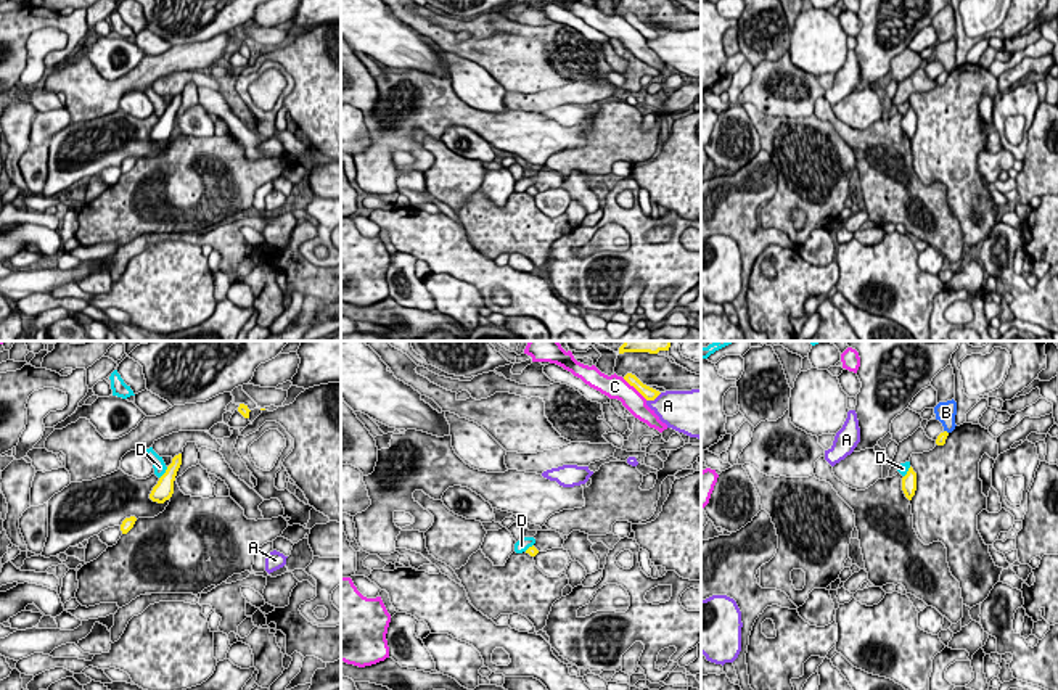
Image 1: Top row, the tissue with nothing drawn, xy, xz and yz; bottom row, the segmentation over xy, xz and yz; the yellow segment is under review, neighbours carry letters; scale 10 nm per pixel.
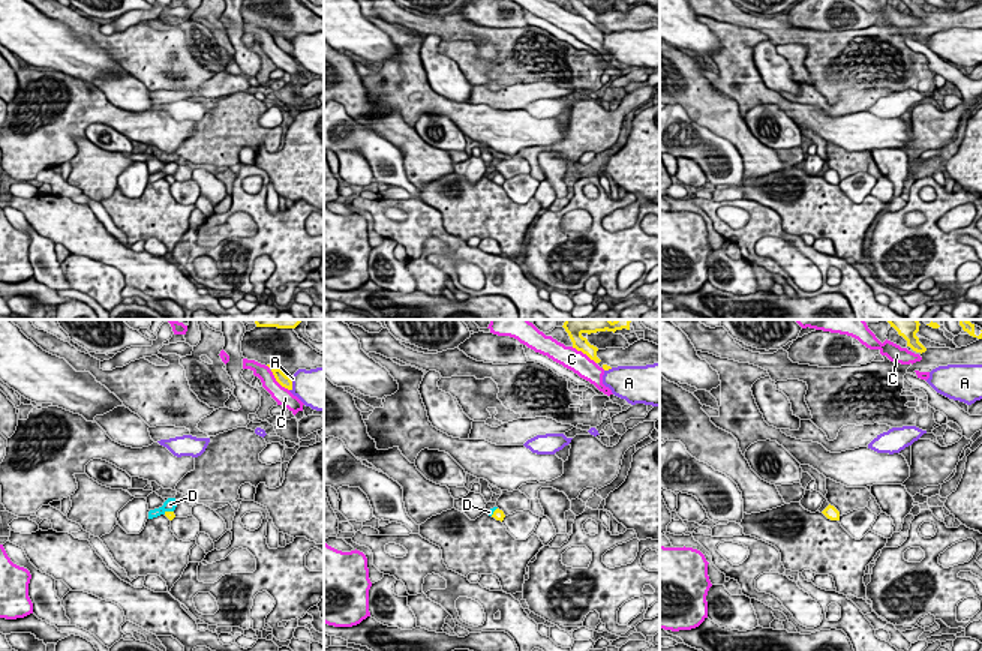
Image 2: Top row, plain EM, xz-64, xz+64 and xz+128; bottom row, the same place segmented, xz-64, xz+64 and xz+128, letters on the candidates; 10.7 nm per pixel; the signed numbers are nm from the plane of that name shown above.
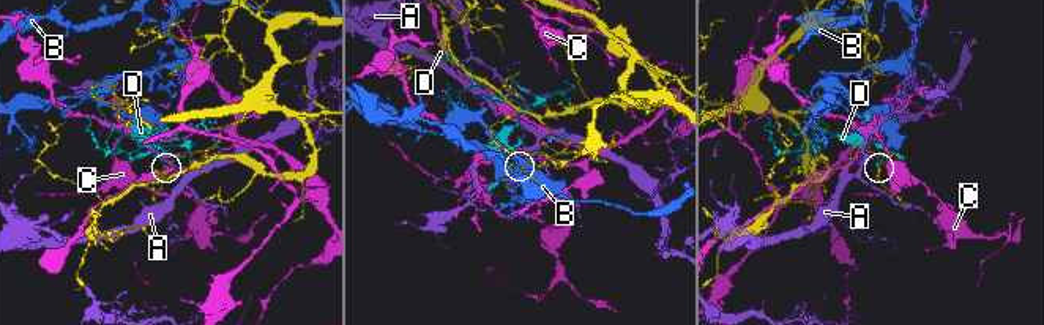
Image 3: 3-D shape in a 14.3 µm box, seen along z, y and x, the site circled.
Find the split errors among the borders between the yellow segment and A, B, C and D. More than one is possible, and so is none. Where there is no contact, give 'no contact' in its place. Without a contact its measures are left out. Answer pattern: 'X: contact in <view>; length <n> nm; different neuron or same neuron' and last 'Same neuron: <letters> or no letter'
A: contact in xz; length 180 nm; different neuron
B: contact in yz; length 60 nm; different neuron
C: contact in xz; length 340 nm; different neuron
D: contact in xy; length 150 nm; different neuron
Same neuron: no letter

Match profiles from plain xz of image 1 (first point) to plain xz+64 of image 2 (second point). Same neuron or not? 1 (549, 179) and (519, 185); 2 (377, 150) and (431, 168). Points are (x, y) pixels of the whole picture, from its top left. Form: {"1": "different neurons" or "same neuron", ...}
{"1": "different neurons", "2": "different neurons"}

